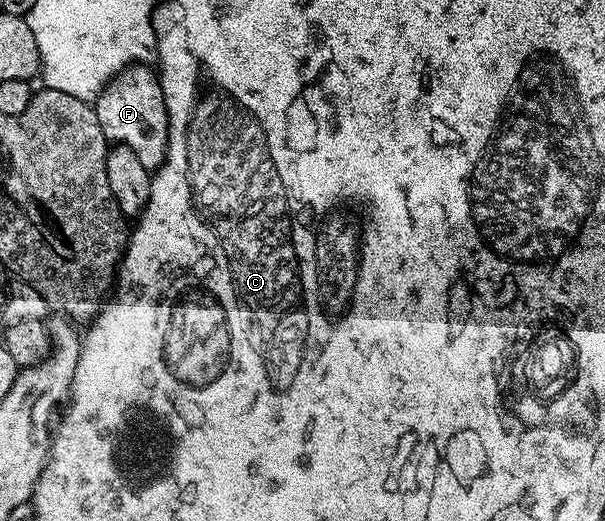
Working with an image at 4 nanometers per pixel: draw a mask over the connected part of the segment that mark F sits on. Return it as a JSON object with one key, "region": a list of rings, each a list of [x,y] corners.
{"region":[[[129,65],[104,88],[104,92],[96,96],[94,106],[98,113],[98,125],[102,125],[102,133],[106,133],[109,144],[121,143],[126,149],[132,149],[138,161],[146,165],[146,169],[155,172],[168,157],[168,110],[166,97],[160,84],[160,76],[151,66]]]}

